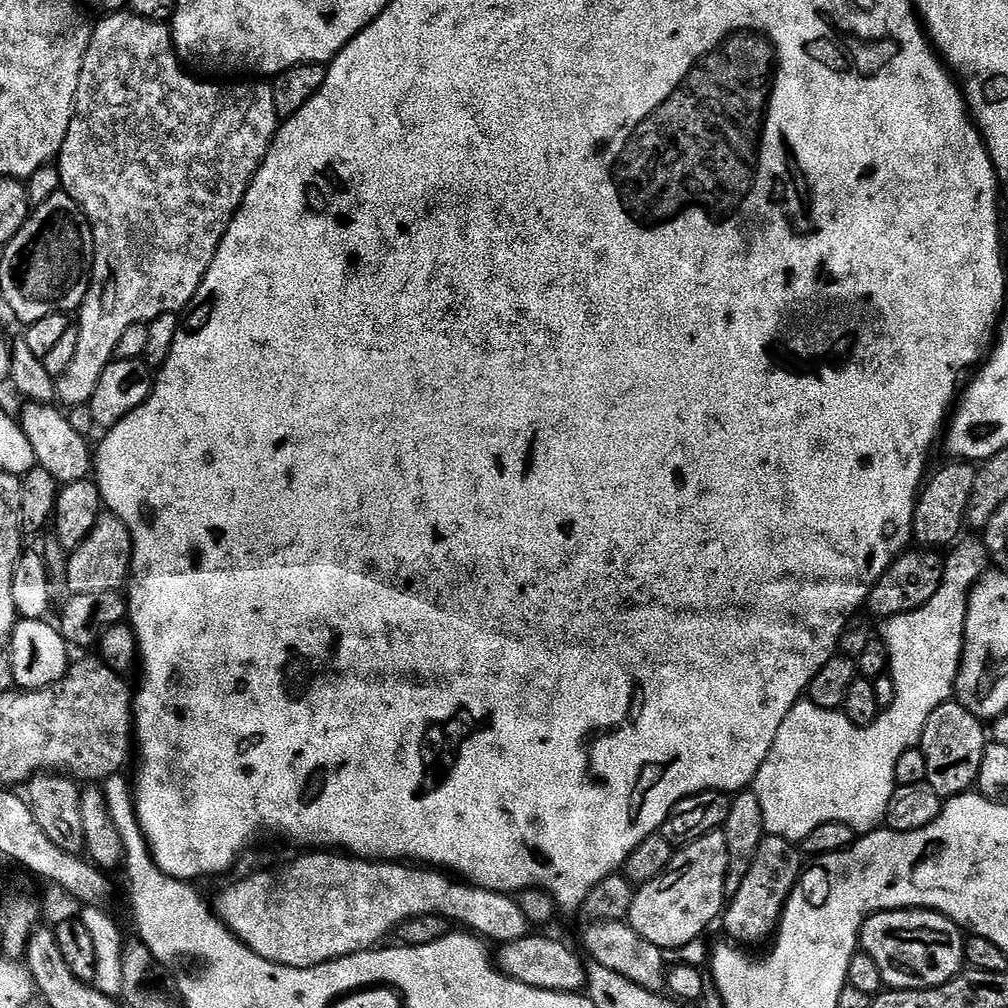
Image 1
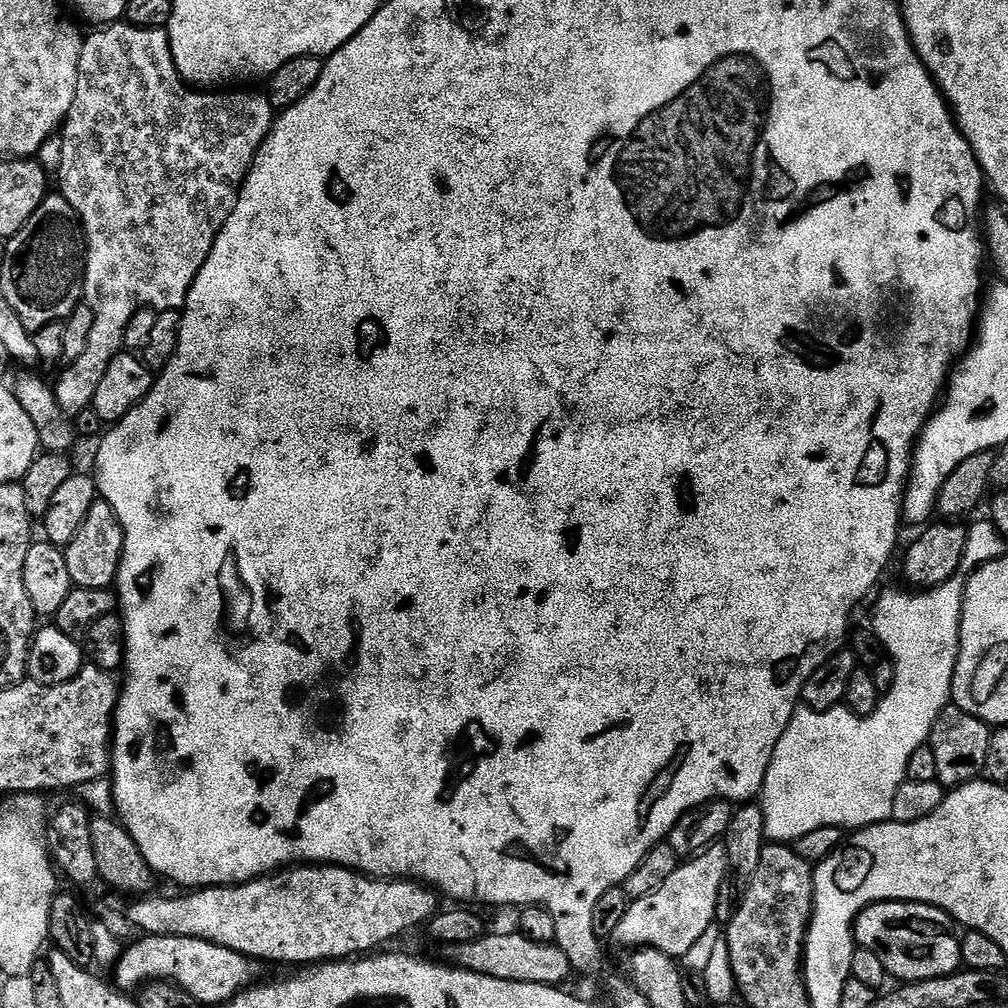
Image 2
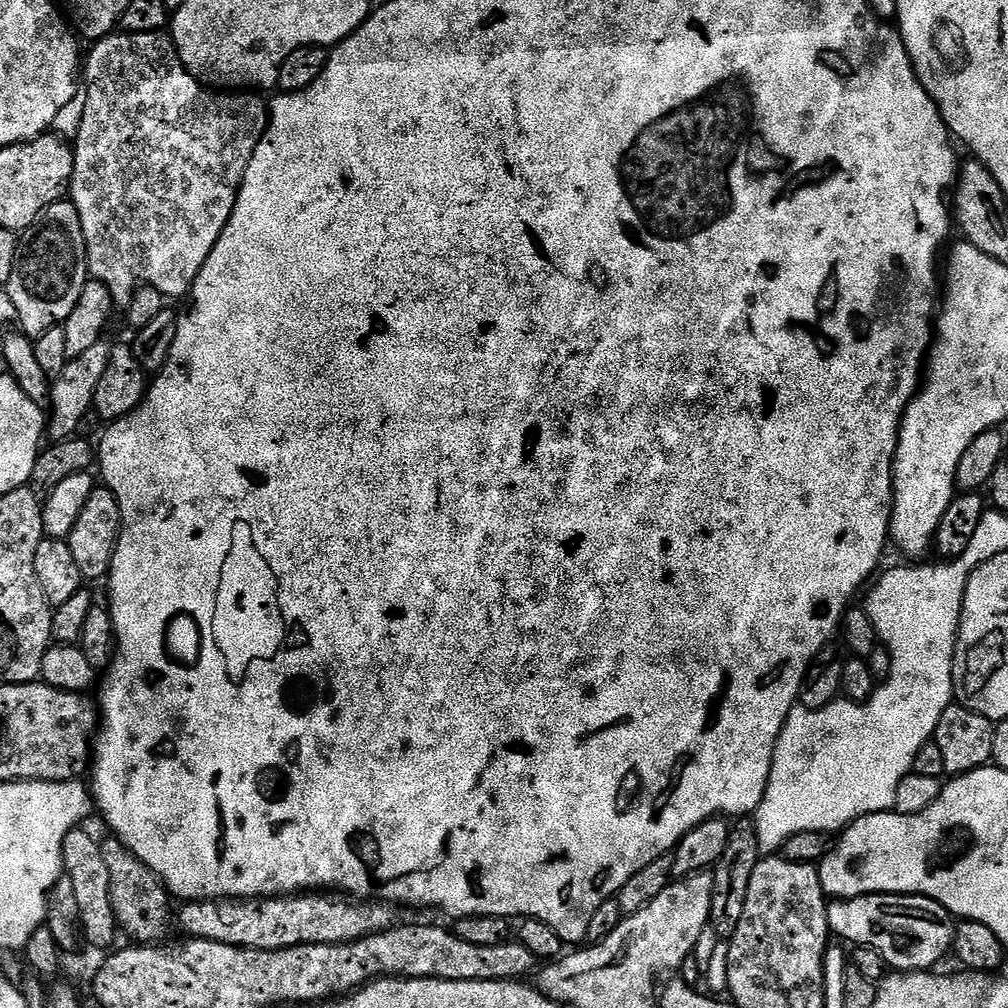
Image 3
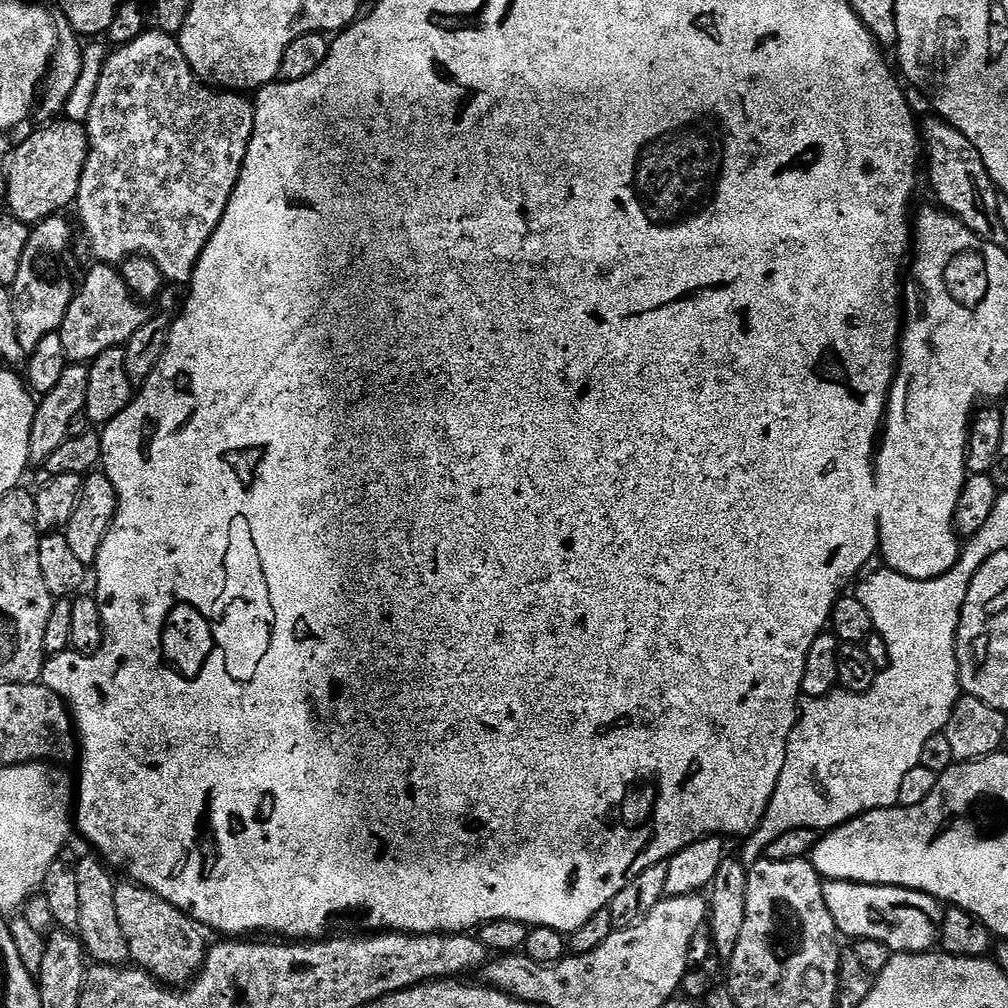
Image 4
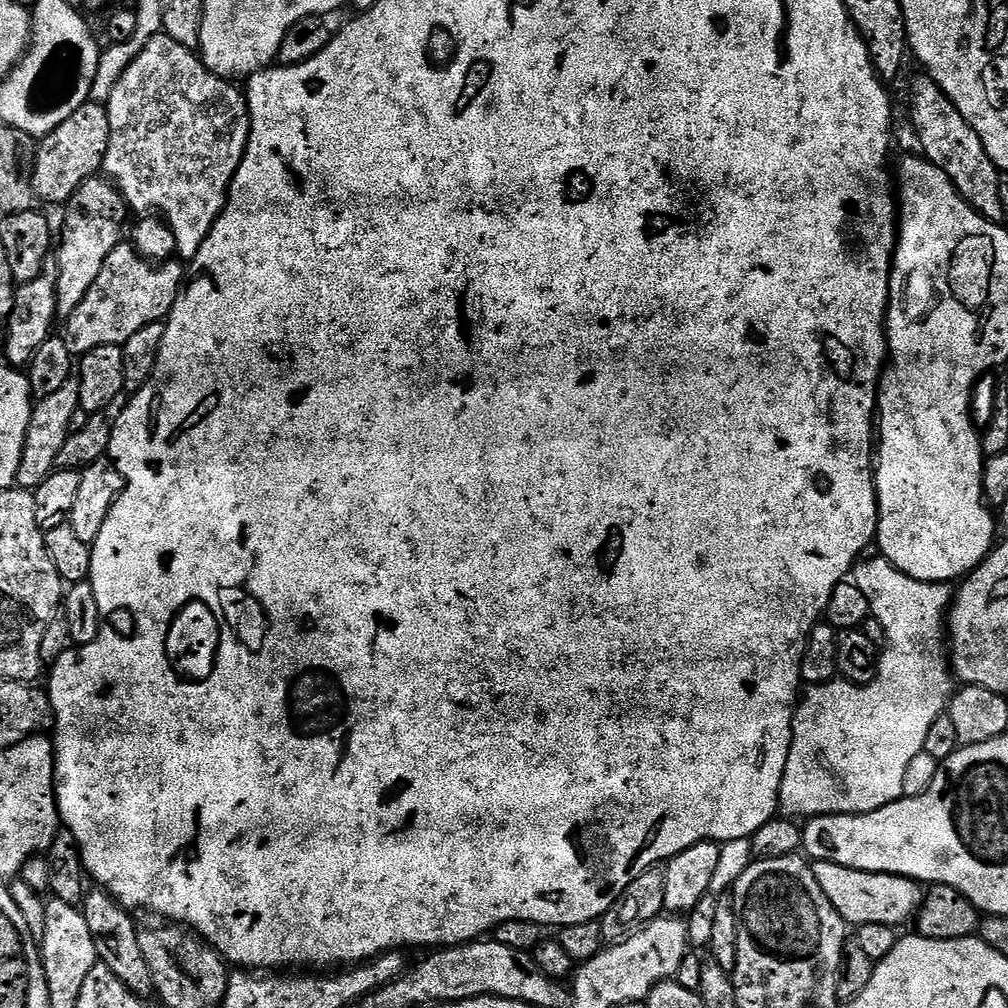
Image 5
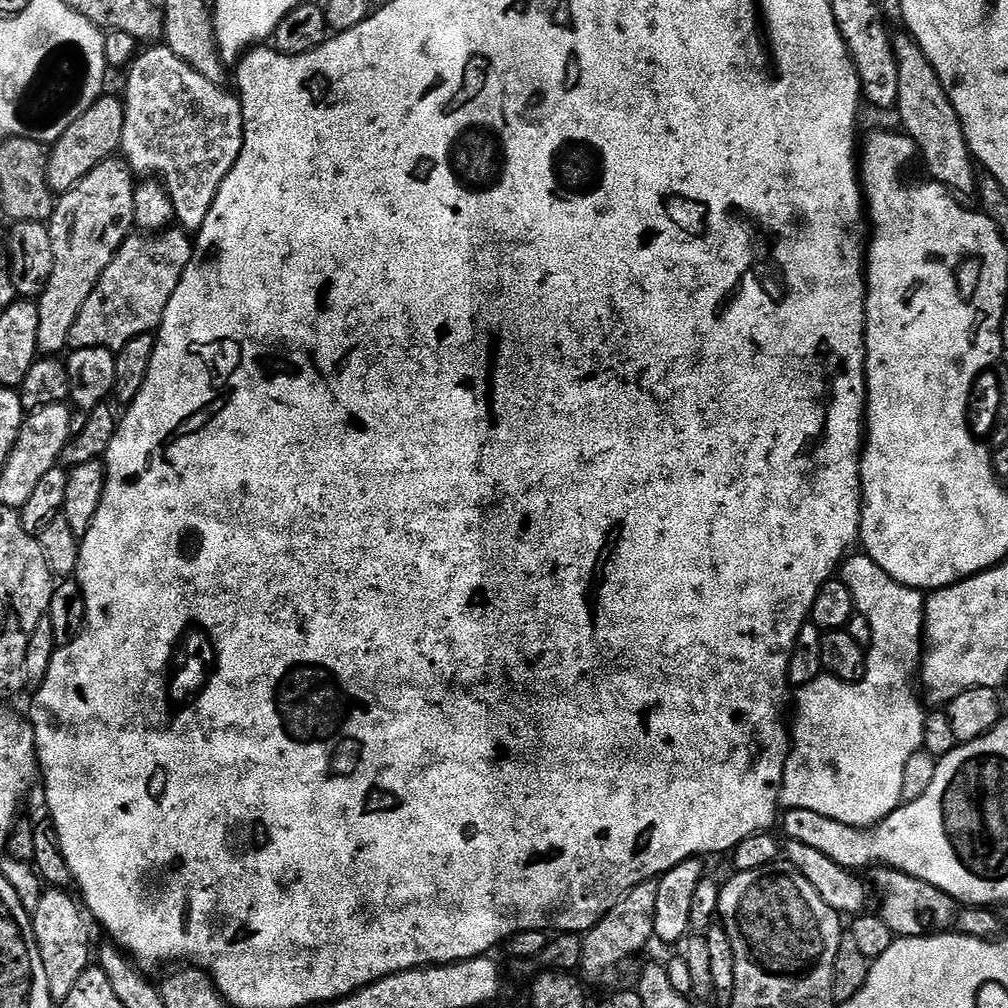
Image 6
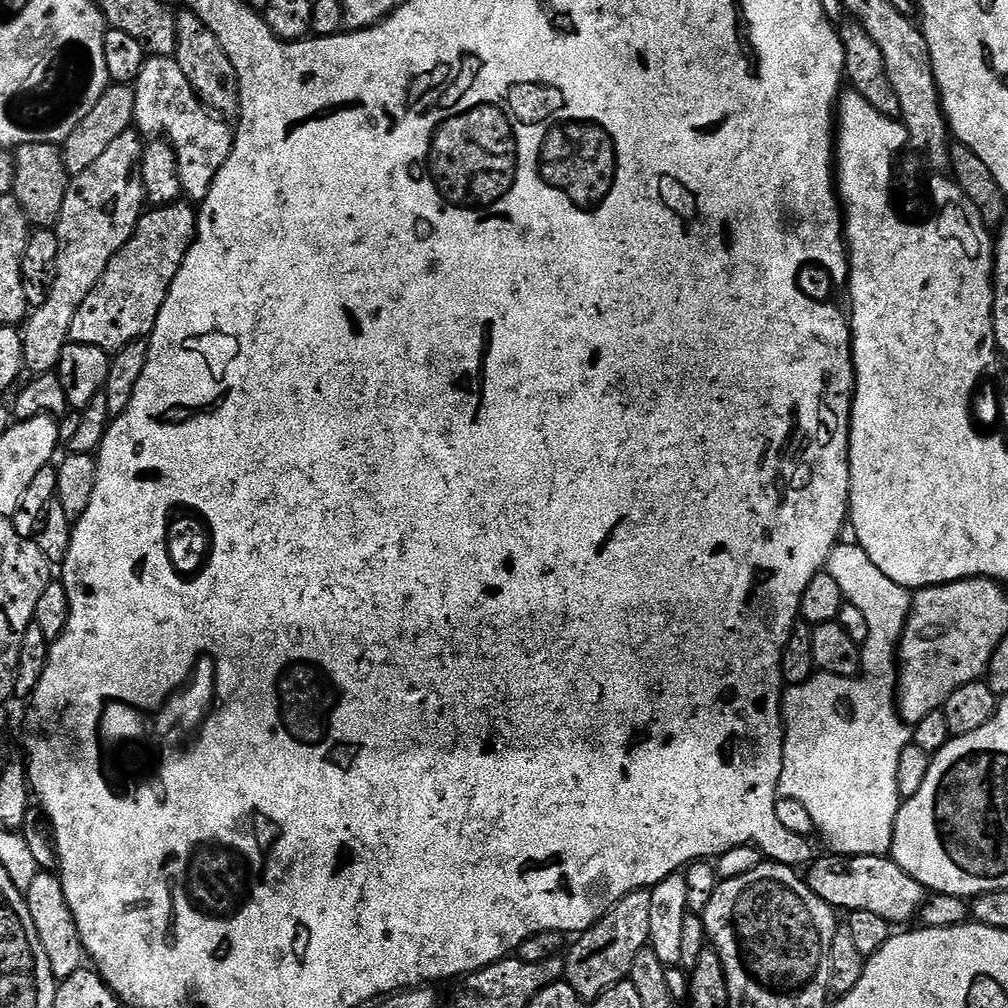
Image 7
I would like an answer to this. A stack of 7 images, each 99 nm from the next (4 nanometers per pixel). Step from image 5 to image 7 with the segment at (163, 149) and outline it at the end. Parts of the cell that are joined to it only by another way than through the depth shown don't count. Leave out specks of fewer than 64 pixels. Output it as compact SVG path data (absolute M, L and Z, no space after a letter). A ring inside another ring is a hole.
M148 56L134 87L134 124L141 137L160 138L166 134L176 150L183 195L192 202L204 201L206 194L210 194L210 186L218 170L222 170L226 158L230 158L232 153L233 125L208 111L171 56Z

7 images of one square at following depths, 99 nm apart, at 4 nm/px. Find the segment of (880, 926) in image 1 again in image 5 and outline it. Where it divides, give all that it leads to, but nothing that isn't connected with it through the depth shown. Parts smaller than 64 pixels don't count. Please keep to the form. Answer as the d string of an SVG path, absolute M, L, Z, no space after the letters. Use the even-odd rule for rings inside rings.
M836 864L827 865L816 884L828 904L851 926L862 924L882 924L901 926L917 915L922 903L921 885L904 876L887 876L877 872L859 872L853 868L840 868Z

